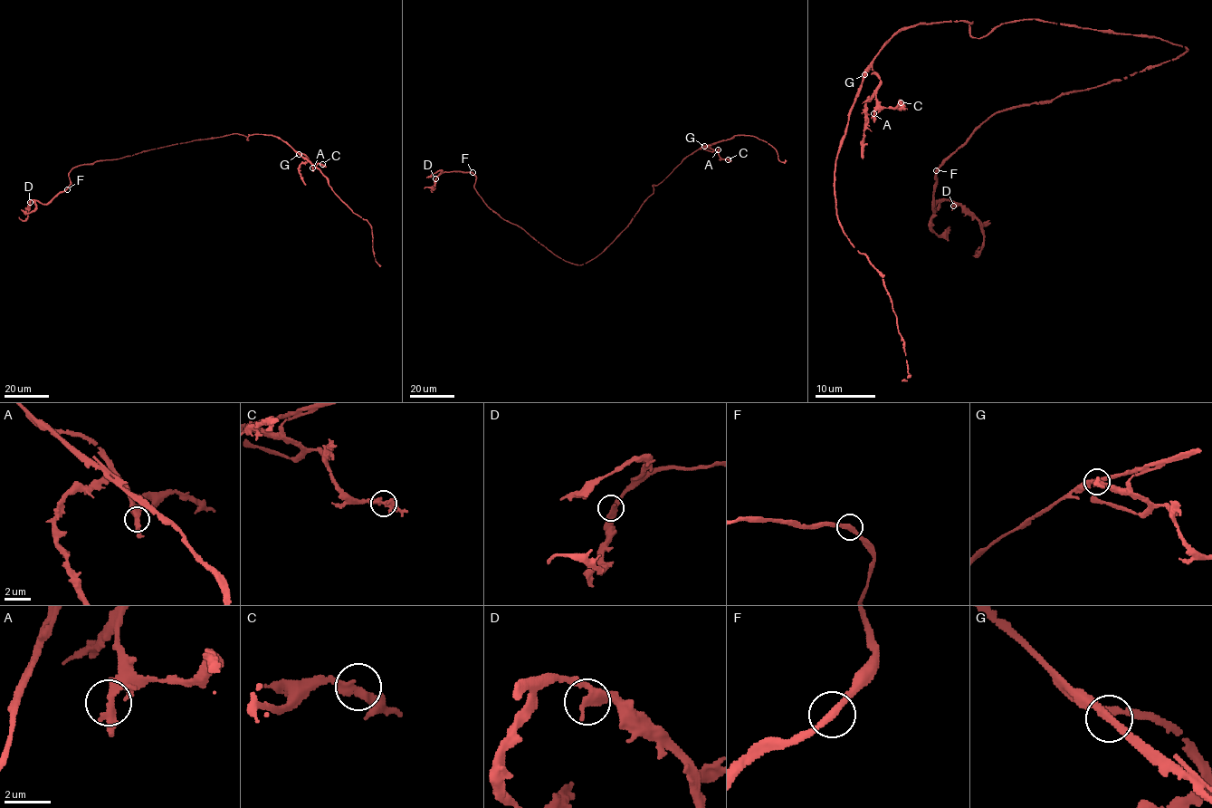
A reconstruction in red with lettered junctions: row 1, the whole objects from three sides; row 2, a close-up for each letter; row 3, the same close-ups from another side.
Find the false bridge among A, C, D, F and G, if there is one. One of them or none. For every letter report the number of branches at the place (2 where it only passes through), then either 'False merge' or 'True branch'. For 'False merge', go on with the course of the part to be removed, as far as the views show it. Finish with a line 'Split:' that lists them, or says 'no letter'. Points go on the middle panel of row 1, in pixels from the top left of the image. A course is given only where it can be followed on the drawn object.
A: Branches: 3. True branch
C: Branches: 2. True branch
D: Branches: 2. True branch
F: Branches: 2. True branch
G: Branches: 3. True branch
Split: no letter

